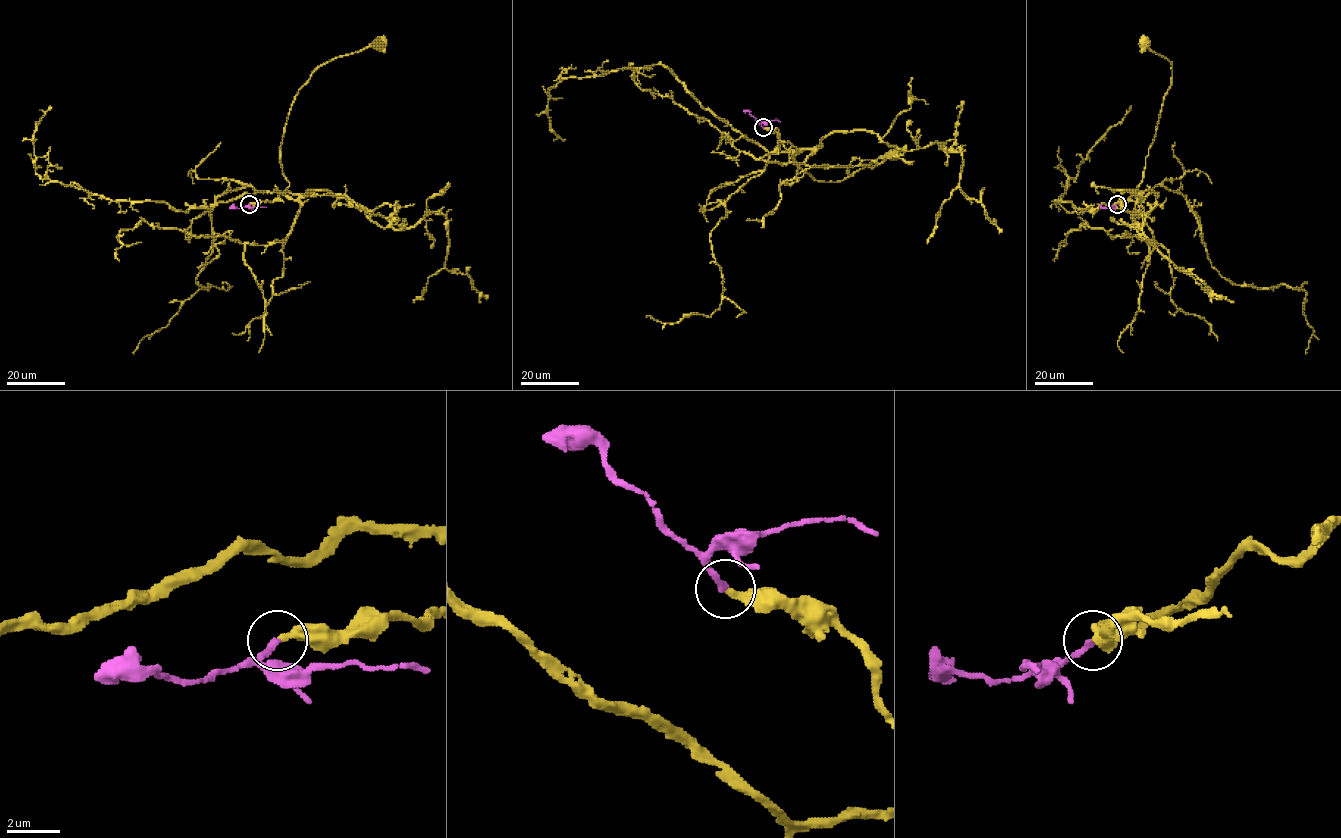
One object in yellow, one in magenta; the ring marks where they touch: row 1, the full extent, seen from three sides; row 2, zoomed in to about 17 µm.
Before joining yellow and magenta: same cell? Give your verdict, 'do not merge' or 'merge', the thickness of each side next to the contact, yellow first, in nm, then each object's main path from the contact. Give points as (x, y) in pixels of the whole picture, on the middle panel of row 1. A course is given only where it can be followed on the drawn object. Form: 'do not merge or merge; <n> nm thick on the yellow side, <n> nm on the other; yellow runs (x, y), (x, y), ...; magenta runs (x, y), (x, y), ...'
merge; 320 nm thick on the yellow side, 260 nm on the other; yellow runs (763, 128), (808, 166), (871, 167), (904, 152), (875, 133), (832, 131), (794, 155), (818, 181), (894, 154); magenta runs (763, 127), (748, 111), (743, 110)

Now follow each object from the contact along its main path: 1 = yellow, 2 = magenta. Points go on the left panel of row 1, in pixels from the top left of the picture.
1: (249, 204), (343, 196), (390, 223), (325, 190), (289, 199), (280, 160), (310, 74), (380, 43)
2: (249, 204), (241, 208), (229, 208)

